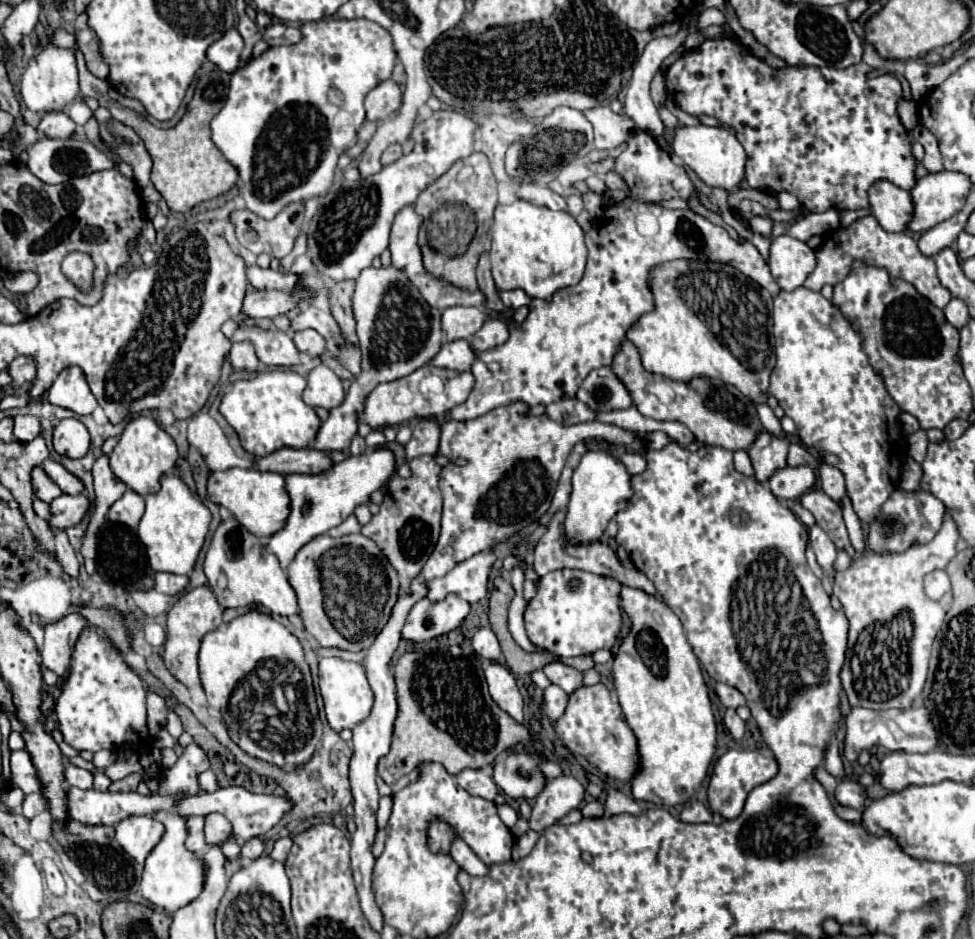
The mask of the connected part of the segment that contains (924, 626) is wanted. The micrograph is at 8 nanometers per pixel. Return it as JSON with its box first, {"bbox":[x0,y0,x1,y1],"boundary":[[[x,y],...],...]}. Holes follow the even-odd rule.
{"bbox":[834,512,958,710],"boundary":[[[946,512],[944,524],[932,542],[910,546],[906,552],[900,552],[900,554],[896,552],[862,554],[854,558],[850,570],[836,572],[834,594],[842,602],[844,614],[850,622],[846,660],[840,672],[840,680],[842,680],[850,706],[886,710],[886,708],[898,708],[898,706],[912,706],[914,700],[920,696],[926,682],[926,674],[928,674],[932,644],[944,622],[944,608],[938,602],[930,602],[930,598],[926,598],[922,588],[922,578],[932,570],[944,568],[950,562],[950,558],[954,558],[956,542],[958,542],[958,528],[954,526],[954,520]],[[904,612],[908,614],[908,622],[902,620]]]}

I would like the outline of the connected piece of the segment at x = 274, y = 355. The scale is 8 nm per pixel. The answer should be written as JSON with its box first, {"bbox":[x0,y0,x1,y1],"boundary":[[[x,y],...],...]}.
{"bbox":[232,328,302,366],"boundary":[[[238,328],[232,336],[232,342],[242,342],[242,340],[250,340],[254,342],[256,354],[260,358],[260,362],[268,364],[268,366],[296,366],[302,364],[300,358],[300,350],[296,348],[294,340],[284,334],[284,332],[264,332],[260,328]]]}

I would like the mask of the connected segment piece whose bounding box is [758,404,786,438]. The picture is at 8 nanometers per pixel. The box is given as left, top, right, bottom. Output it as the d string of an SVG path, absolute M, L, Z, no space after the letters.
M758 404L758 414L760 414L760 420L762 420L766 432L770 432L772 436L778 436L778 438L786 438L784 430L780 426L780 420L774 416L774 412L768 404Z

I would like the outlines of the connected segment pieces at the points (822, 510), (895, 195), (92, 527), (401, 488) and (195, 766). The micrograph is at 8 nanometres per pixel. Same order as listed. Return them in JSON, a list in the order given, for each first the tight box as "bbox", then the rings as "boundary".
[{"bbox":[800,488,854,558],"boundary":[[[818,488],[808,490],[802,496],[800,504],[814,514],[816,524],[830,536],[830,540],[838,548],[846,548],[848,554],[854,558],[854,548],[850,546],[850,540],[848,540],[848,532],[846,532],[846,526],[844,526],[844,520],[842,520],[840,506],[830,496],[826,496],[822,490],[818,490]]]},{"bbox":[868,180,912,232],"boundary":[[[878,180],[868,190],[870,198],[870,212],[880,222],[884,230],[898,232],[906,230],[906,222],[910,222],[912,202],[910,194],[892,182]]]},{"bbox":[86,454,126,536],"boundary":[[[102,454],[102,458],[96,460],[96,464],[92,468],[92,476],[94,476],[96,502],[94,502],[94,512],[92,512],[88,528],[86,528],[86,536],[98,534],[100,526],[106,520],[106,512],[108,512],[110,504],[114,504],[126,492],[126,486],[122,482],[118,482],[118,478],[114,478],[114,474],[108,466],[108,456],[104,456],[104,454]]]},{"bbox":[362,456,442,586],"boundary":[[[418,456],[410,460],[410,470],[412,474],[408,478],[392,474],[384,488],[384,502],[380,504],[380,512],[362,526],[362,534],[380,546],[390,564],[398,570],[404,586],[422,572],[426,560],[434,552],[434,546],[440,538],[442,518],[442,494],[438,488],[440,466],[432,456]]]},{"bbox":[158,744,210,794],"boundary":[[[190,744],[184,748],[184,754],[178,758],[178,762],[160,772],[162,778],[162,790],[158,790],[160,794],[196,794],[200,792],[198,788],[198,774],[208,770],[210,762],[206,758],[206,754],[202,752],[202,748],[198,744]]]}]

